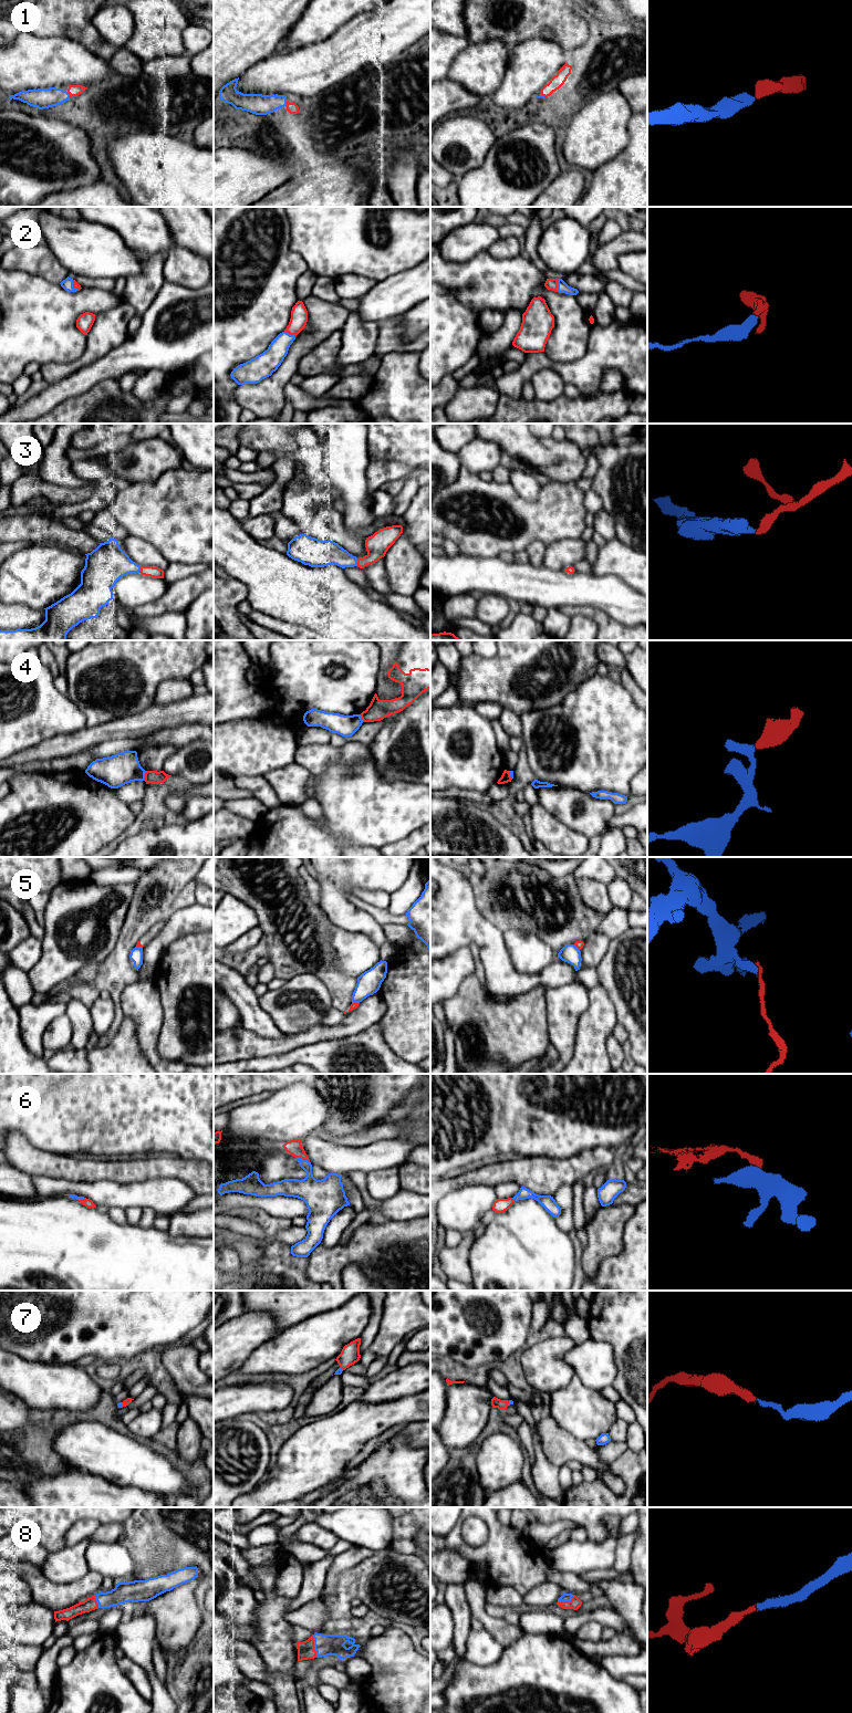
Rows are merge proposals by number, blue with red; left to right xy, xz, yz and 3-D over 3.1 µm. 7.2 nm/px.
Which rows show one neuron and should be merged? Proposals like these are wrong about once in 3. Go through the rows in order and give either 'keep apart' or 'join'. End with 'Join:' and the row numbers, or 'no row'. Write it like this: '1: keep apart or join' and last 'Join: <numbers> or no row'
1: join
2: join
3: join
4: keep apart
5: keep apart
6: join
7: join
8: join
Join: 1, 2, 3, 6, 7, 8

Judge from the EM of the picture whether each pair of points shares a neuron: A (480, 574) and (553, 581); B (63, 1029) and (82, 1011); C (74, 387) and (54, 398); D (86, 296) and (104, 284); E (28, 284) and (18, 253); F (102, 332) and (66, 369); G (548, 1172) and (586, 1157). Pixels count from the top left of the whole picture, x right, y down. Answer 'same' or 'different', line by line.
A: same
B: different
C: same
D: different
E: different
F: same
G: same

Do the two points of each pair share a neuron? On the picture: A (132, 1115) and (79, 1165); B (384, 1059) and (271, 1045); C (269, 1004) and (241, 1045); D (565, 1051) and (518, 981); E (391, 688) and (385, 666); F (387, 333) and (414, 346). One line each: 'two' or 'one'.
A: two
B: two
C: two
D: two
E: one
F: one

